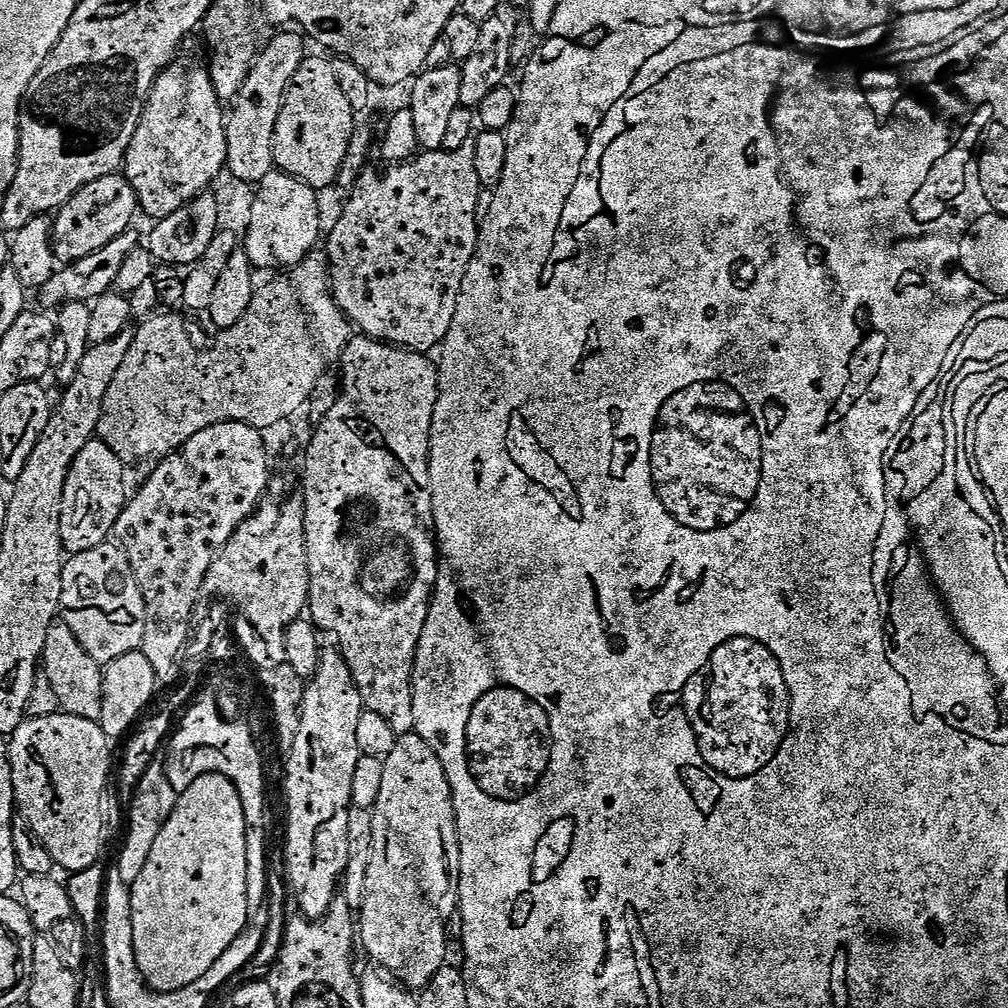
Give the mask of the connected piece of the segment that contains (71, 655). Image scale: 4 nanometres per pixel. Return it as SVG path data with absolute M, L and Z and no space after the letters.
M59 618L53 620L53 624L49 623L44 630L42 676L44 672L53 694L56 695L57 702L64 707L61 709L67 715L99 721L102 714L101 665L97 664L94 657L80 645L78 638L70 630L70 626L66 626Z

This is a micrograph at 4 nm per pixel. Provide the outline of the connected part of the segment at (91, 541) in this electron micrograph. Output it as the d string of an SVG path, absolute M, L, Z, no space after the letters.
M99 438L82 445L73 456L68 477L64 479L64 489L60 492L60 510L56 513L60 542L69 553L84 552L105 543L113 535L126 503L124 468L125 461L116 456L114 450L110 450L110 446Z

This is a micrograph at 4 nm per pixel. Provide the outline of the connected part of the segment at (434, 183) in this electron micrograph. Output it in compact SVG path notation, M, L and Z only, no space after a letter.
M468 148L468 152L424 150L404 163L393 163L388 170L389 172L384 173L370 172L371 170L361 171L345 202L338 224L326 236L326 242L328 242L326 255L330 269L332 297L335 298L336 305L344 311L344 317L348 320L349 325L356 327L357 324L360 327L357 329L363 335L370 336L373 340L383 340L401 348L411 348L413 352L428 354L431 353L431 348L436 350L443 345L446 334L450 330L450 322L454 322L454 310L458 306L462 282L466 278L466 270L476 253L476 244L480 241L476 207L480 204L482 186L478 182L477 172L474 171L474 148Z

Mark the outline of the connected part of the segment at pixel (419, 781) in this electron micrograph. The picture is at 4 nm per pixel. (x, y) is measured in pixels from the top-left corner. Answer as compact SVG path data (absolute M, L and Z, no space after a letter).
M409 734L399 737L396 745L388 756L383 757L382 788L378 793L372 814L372 849L368 855L368 863L364 870L364 902L358 909L358 940L364 943L368 956L373 965L379 966L385 973L391 974L399 983L412 990L423 990L432 975L439 968L445 967L444 955L448 952L448 919L455 917L458 912L458 877L460 875L460 846L456 839L456 815L452 805L452 791L444 773L442 762L430 750L430 746L421 736Z

